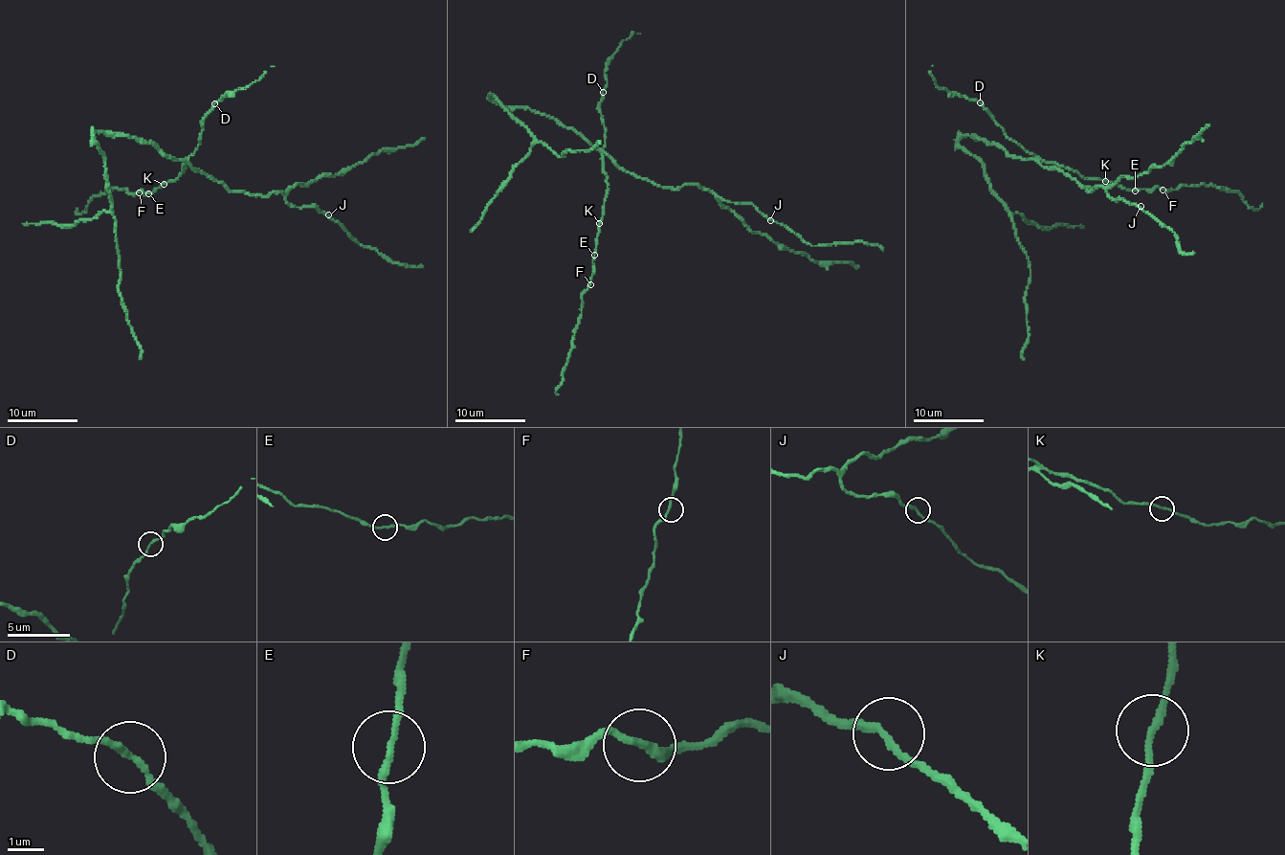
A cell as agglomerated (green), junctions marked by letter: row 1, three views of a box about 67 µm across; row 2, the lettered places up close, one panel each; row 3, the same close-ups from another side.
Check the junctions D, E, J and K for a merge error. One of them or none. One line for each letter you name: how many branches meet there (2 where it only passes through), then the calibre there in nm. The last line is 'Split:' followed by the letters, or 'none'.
Split: none

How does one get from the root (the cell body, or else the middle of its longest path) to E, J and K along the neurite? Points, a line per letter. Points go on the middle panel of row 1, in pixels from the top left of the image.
E: (577, 134), (602, 153), (602, 171), (606, 174), (608, 193), (604, 200), (594, 255)
J: (577, 134), (621, 168), (659, 187), (699, 185), (723, 200), (750, 202), (770, 220)
K: (577, 134), (602, 153), (608, 193), (599, 223)

